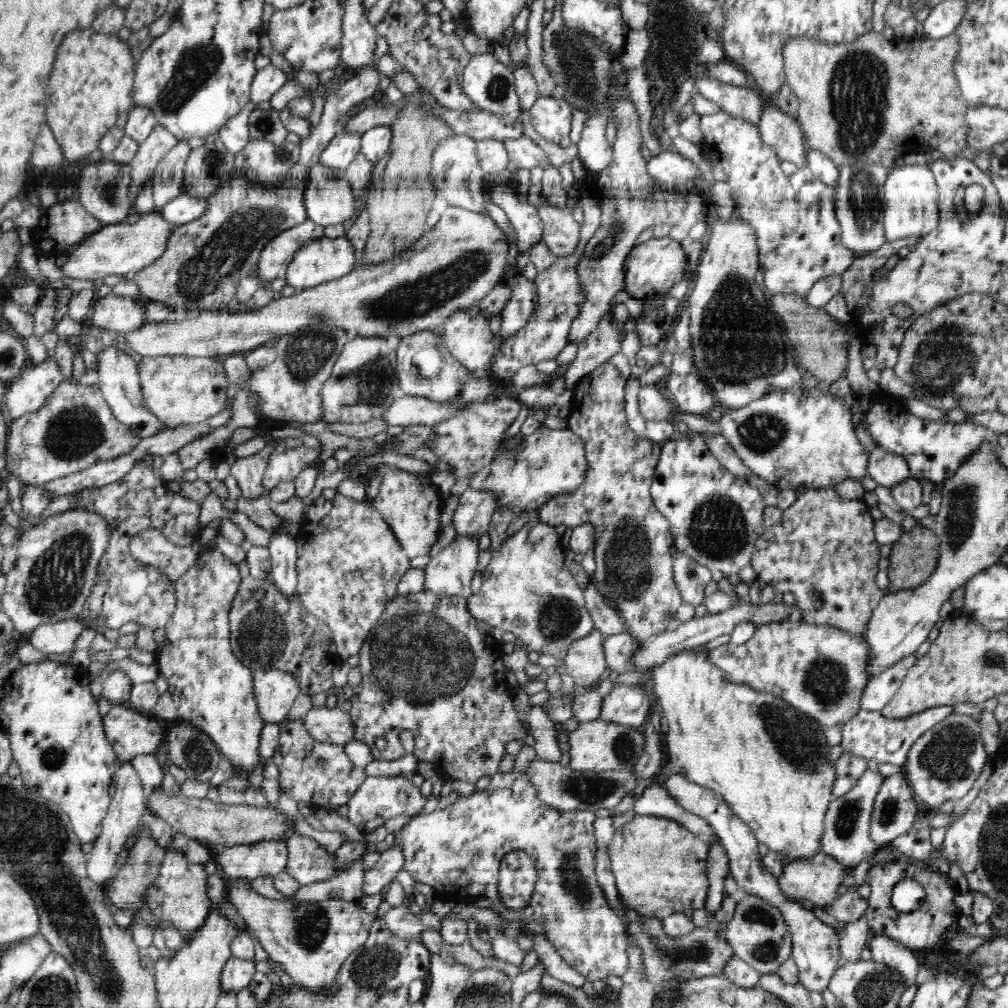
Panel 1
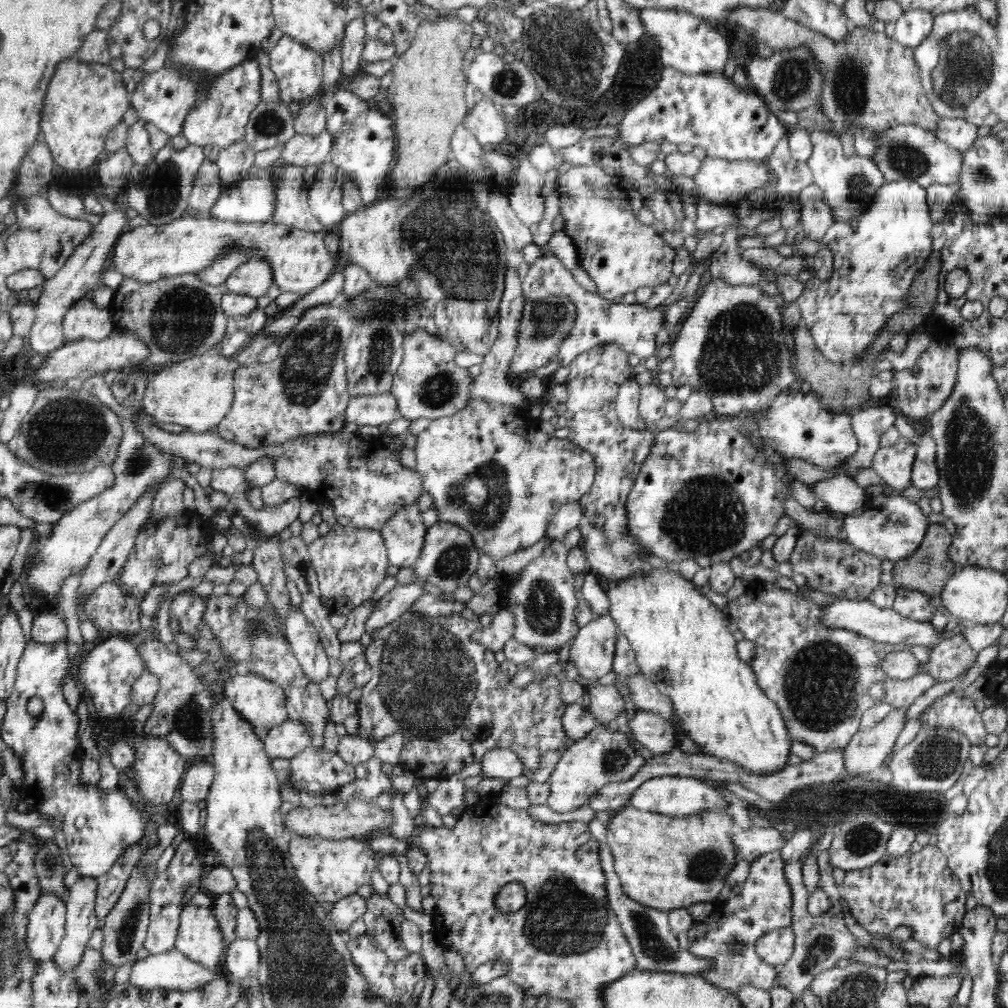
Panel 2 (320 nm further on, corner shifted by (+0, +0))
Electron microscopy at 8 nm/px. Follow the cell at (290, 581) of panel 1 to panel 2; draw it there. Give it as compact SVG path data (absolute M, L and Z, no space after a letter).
M290 604L289 616L284 619L284 631L292 652L299 660L306 676L316 684L326 680L329 674L329 662L318 631L308 622L301 607Z

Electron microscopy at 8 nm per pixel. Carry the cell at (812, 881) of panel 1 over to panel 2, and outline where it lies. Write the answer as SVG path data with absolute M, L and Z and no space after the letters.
M770 852L750 864L750 875L742 891L724 903L715 903L715 911L705 921L695 921L688 931L688 950L702 960L713 960L713 967L699 975L710 981L714 986L728 990L736 995L742 986L756 986L769 990L777 980L776 969L756 953L756 942L763 935L773 932L776 928L786 928L792 922L792 895L784 873L784 861L781 852Z

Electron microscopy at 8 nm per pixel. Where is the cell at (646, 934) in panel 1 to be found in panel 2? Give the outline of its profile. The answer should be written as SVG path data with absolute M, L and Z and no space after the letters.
M595 818L588 824L588 828L590 833L599 842L599 858L601 868L607 879L606 890L609 906L618 917L622 931L632 948L636 958L636 969L693 975L699 975L704 971L709 971L713 967L713 960L698 959L698 957L694 957L694 955L690 953L690 950L680 949L677 936L670 930L666 912L642 906L642 904L630 900L630 898L624 894L624 890L622 890L622 886L620 886L620 882L618 882L618 874L615 872L614 858L611 854L611 849L606 843L607 826Z

